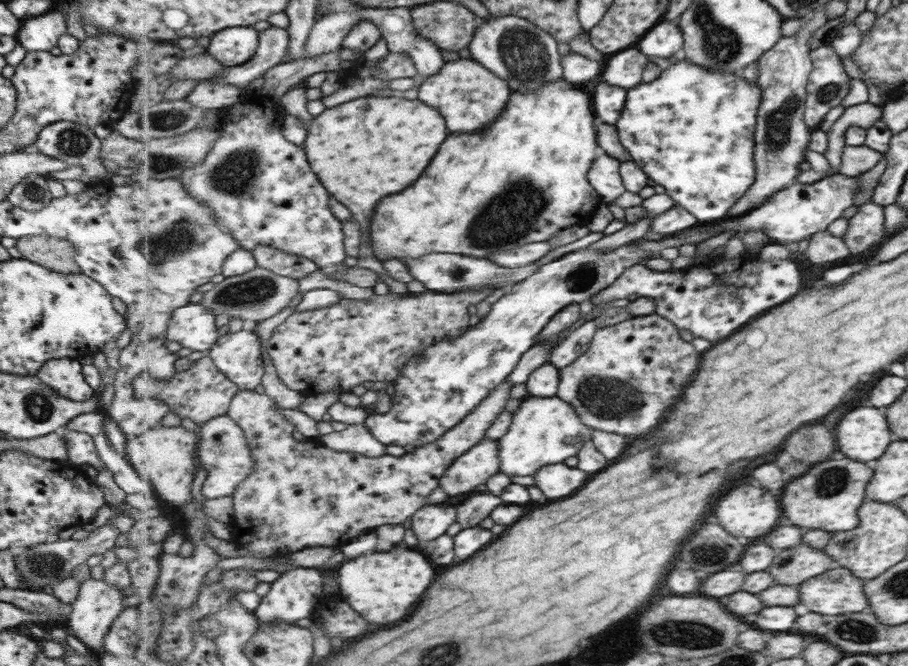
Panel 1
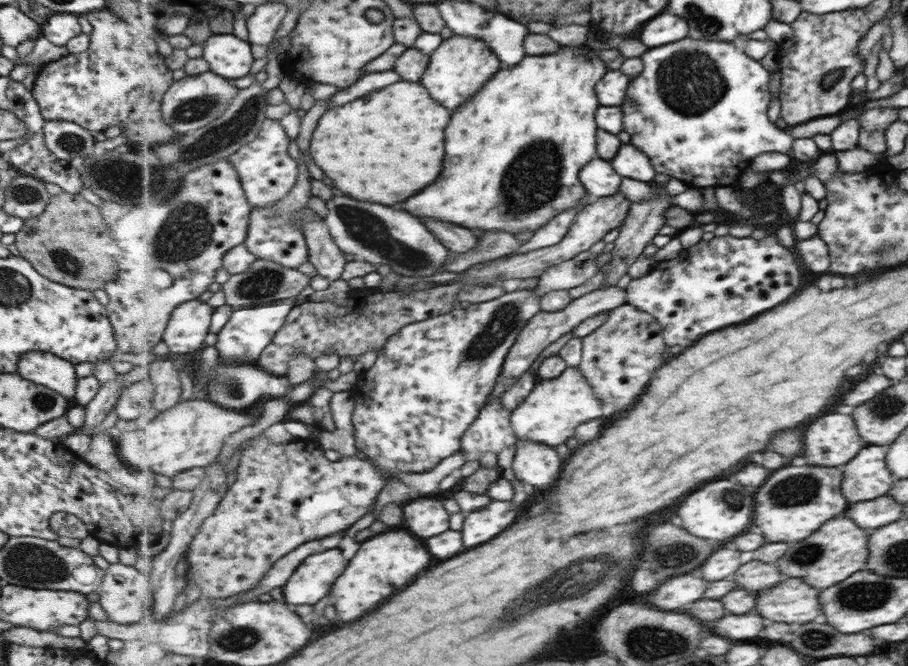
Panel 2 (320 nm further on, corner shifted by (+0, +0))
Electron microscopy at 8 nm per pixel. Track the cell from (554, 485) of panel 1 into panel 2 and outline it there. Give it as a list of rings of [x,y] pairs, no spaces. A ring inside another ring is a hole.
[[[518,441],[513,460],[515,462],[512,466],[517,472],[517,478],[541,490],[551,488],[563,468],[563,460],[559,458],[557,450],[537,442]]]

